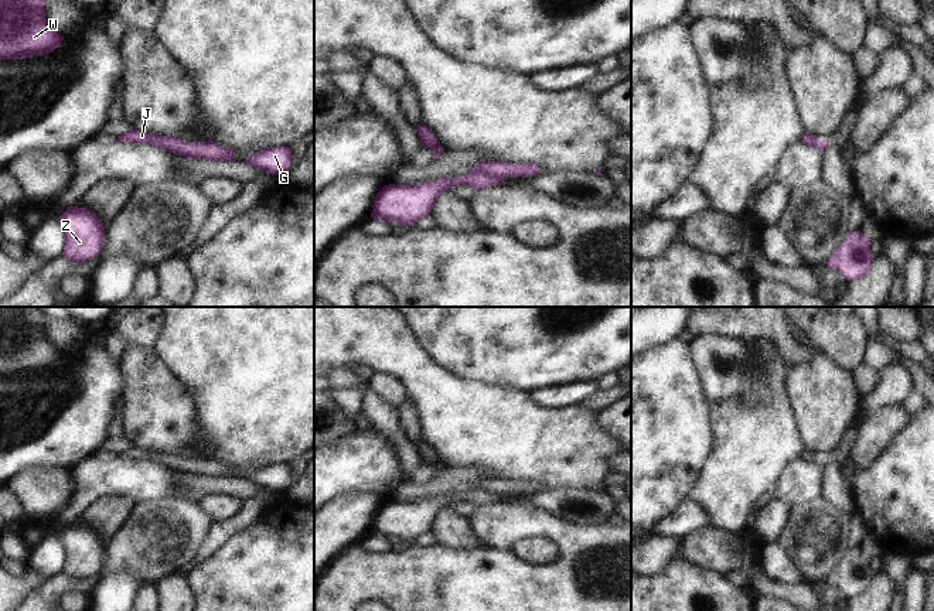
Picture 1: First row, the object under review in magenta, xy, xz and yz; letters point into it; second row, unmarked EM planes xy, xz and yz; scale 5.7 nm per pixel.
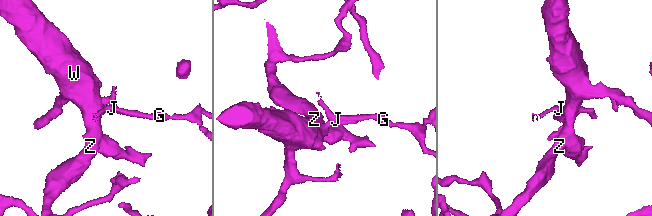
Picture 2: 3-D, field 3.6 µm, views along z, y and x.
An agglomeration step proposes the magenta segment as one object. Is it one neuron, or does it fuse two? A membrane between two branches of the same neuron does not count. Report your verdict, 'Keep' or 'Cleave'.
Cleave

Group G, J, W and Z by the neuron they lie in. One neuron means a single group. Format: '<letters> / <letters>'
G J / W Z

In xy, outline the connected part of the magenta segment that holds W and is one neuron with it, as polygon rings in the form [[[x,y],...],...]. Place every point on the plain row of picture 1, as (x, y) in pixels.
[[[0,307],[0,376],[47,372],[64,354],[45,337],[48,317],[40,307]]]

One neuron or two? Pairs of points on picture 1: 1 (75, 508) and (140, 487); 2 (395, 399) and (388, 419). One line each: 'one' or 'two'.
1: one
2: two

